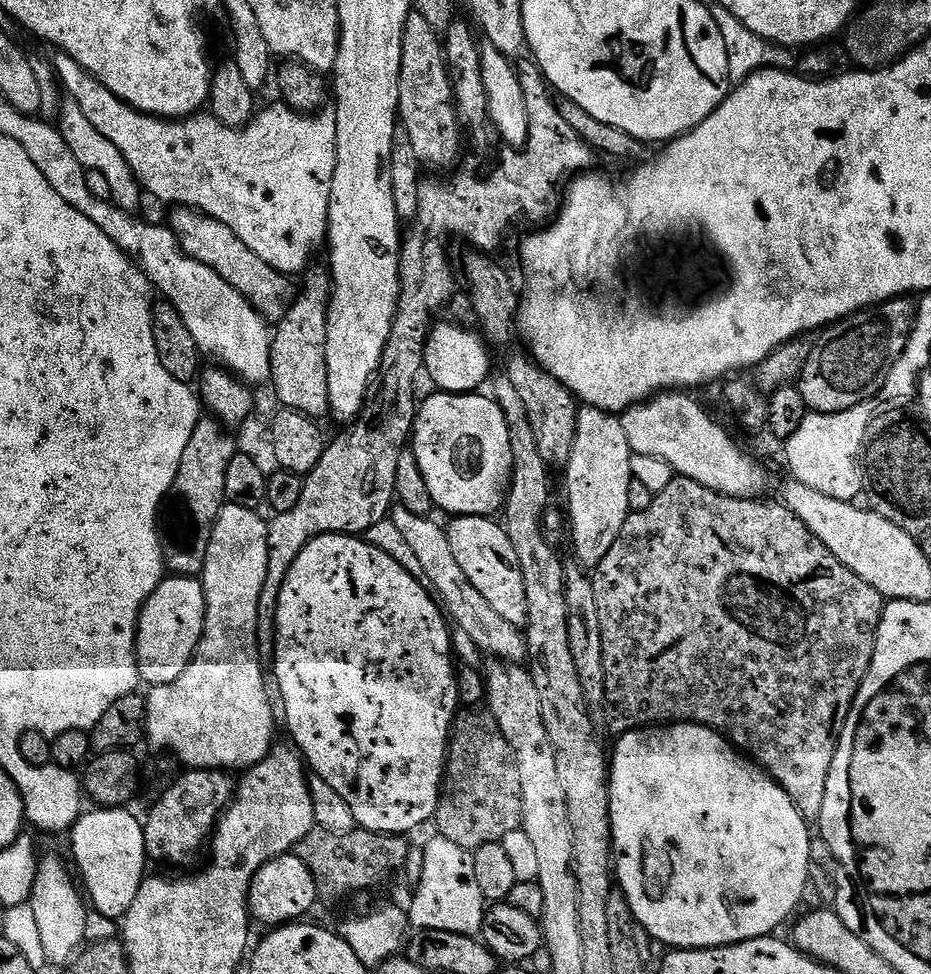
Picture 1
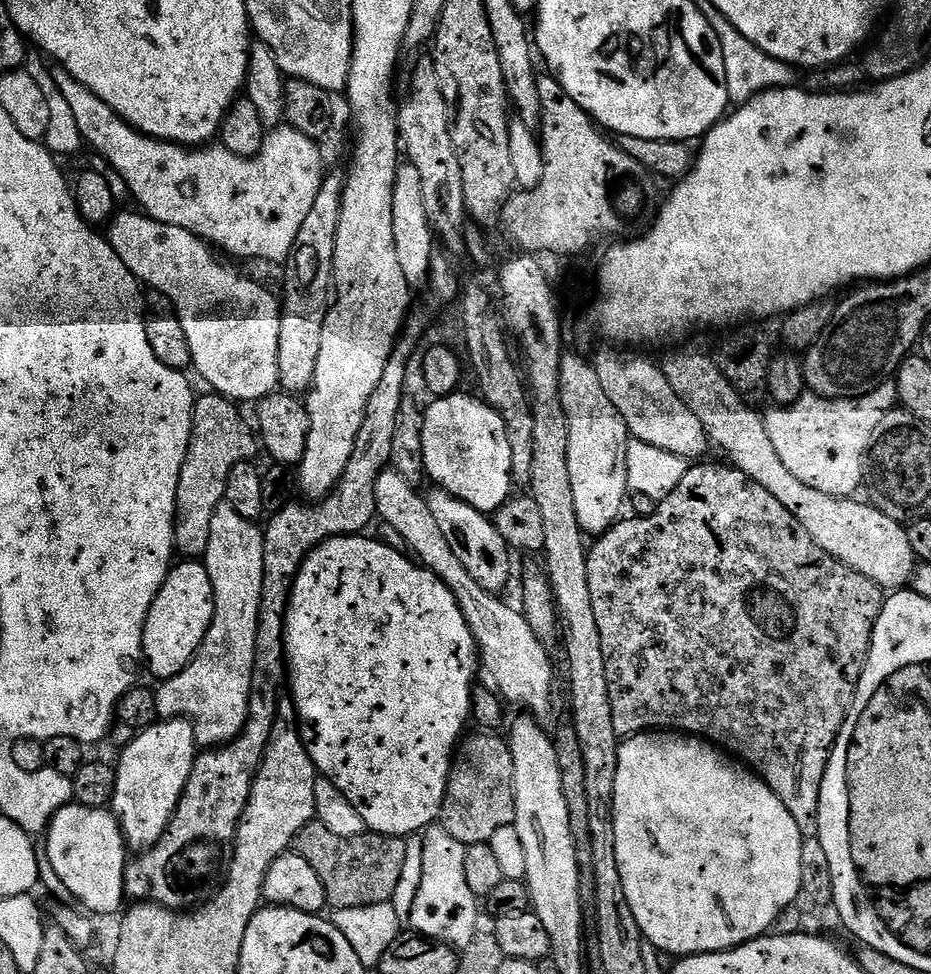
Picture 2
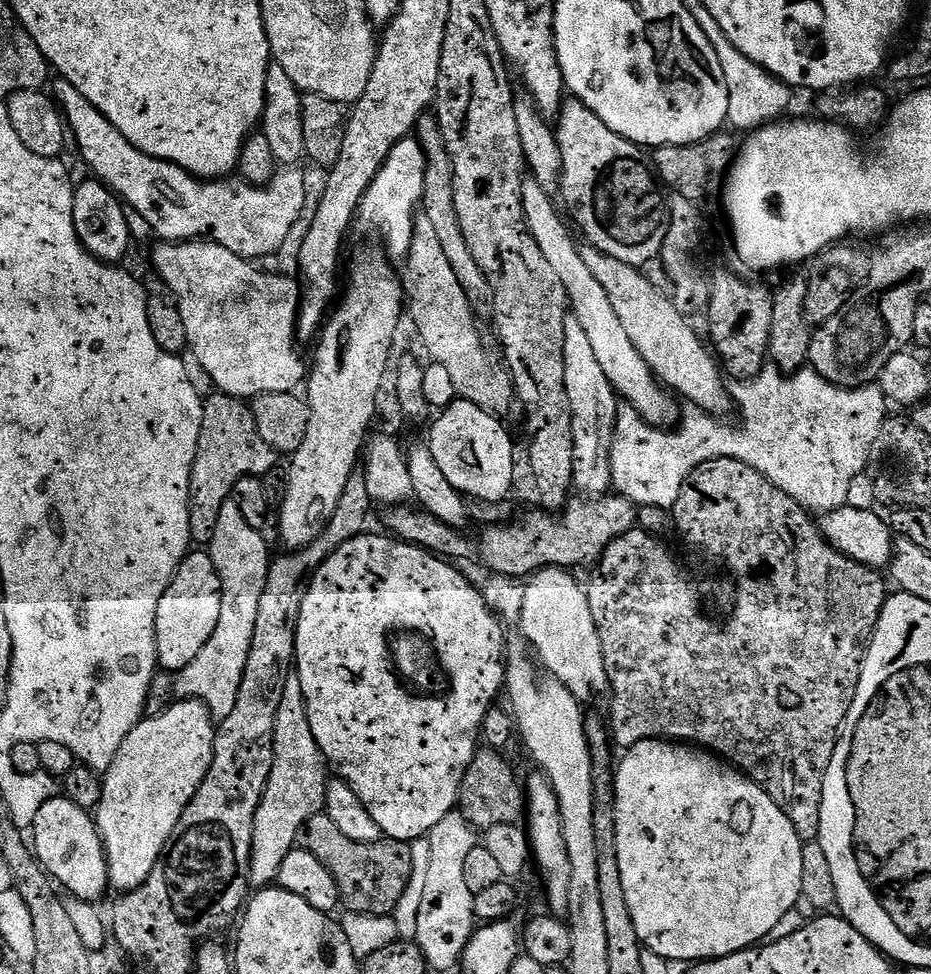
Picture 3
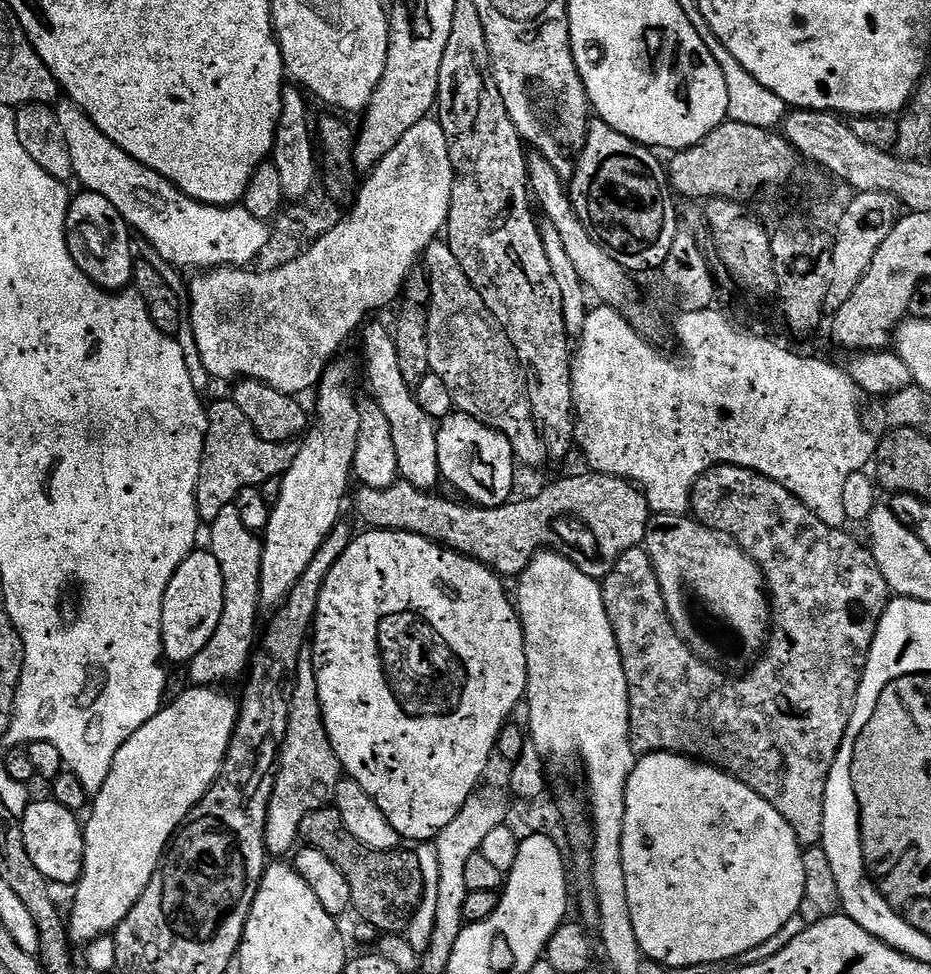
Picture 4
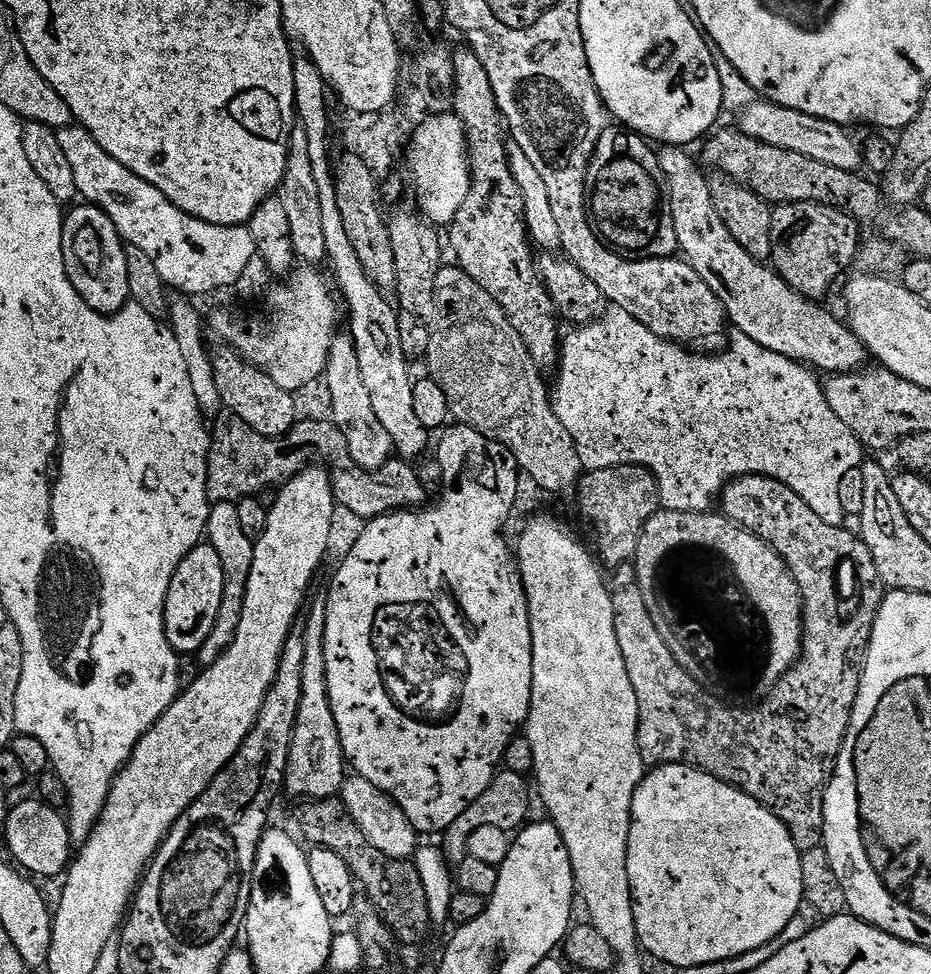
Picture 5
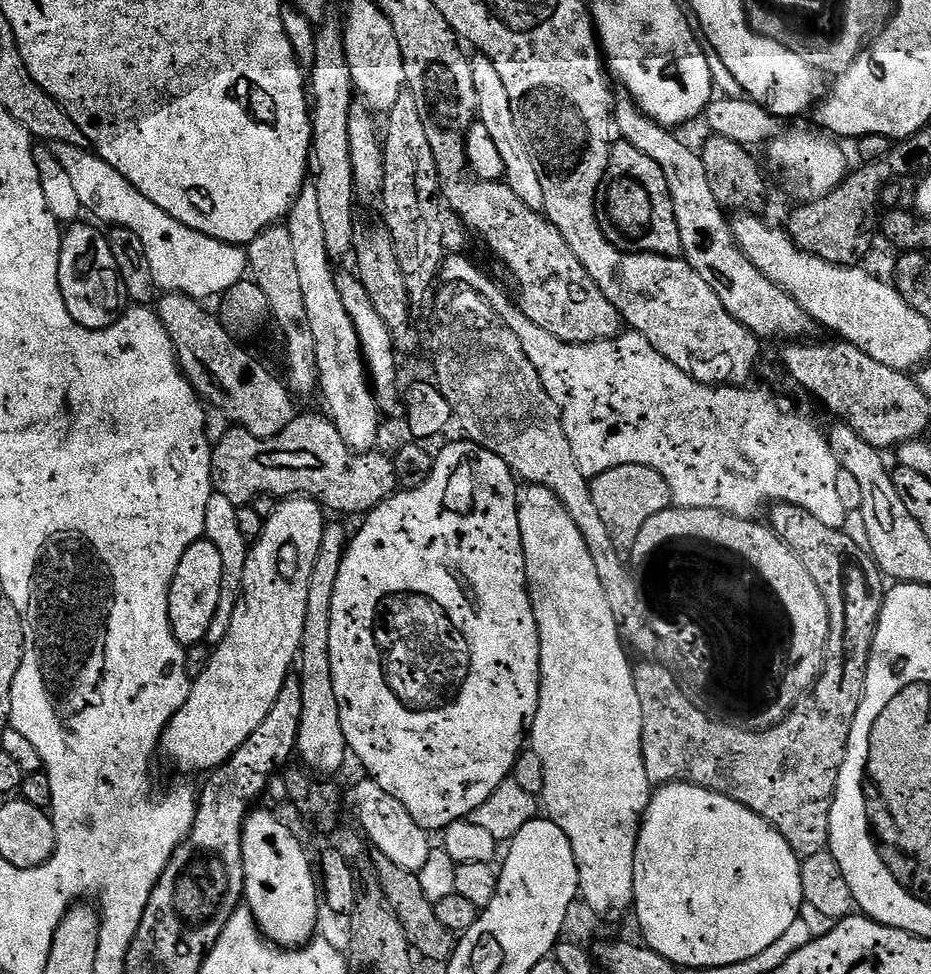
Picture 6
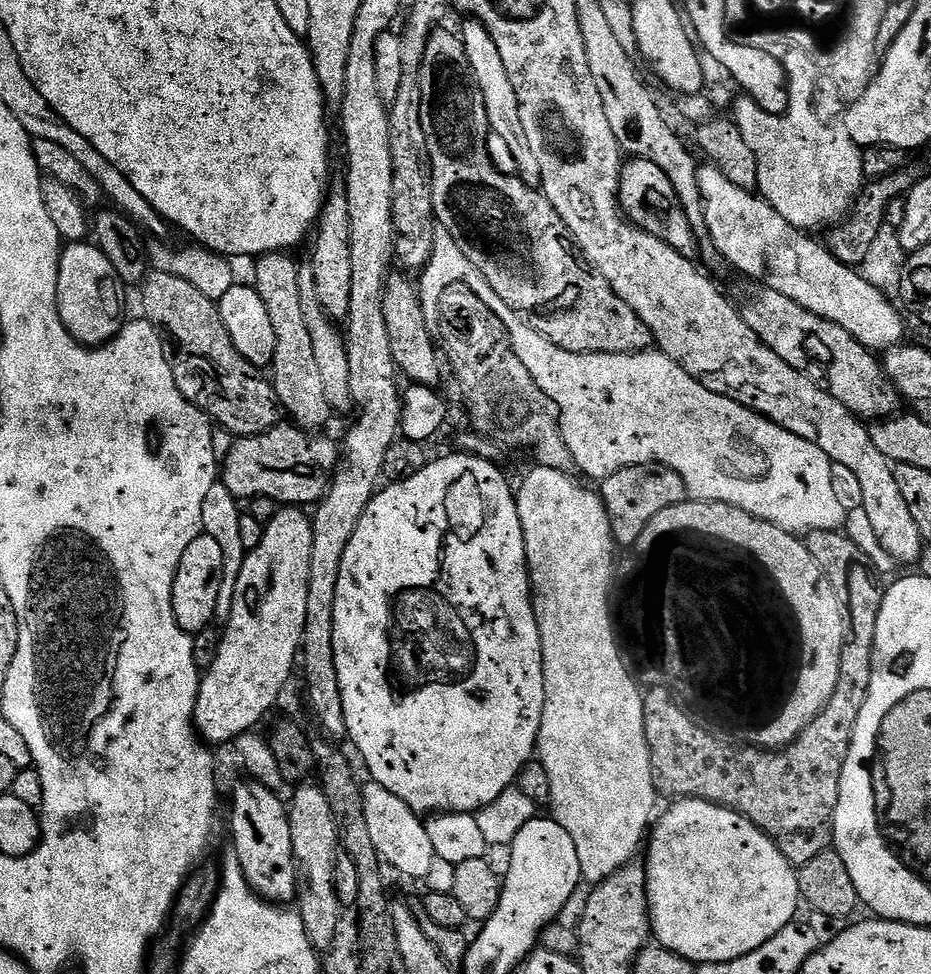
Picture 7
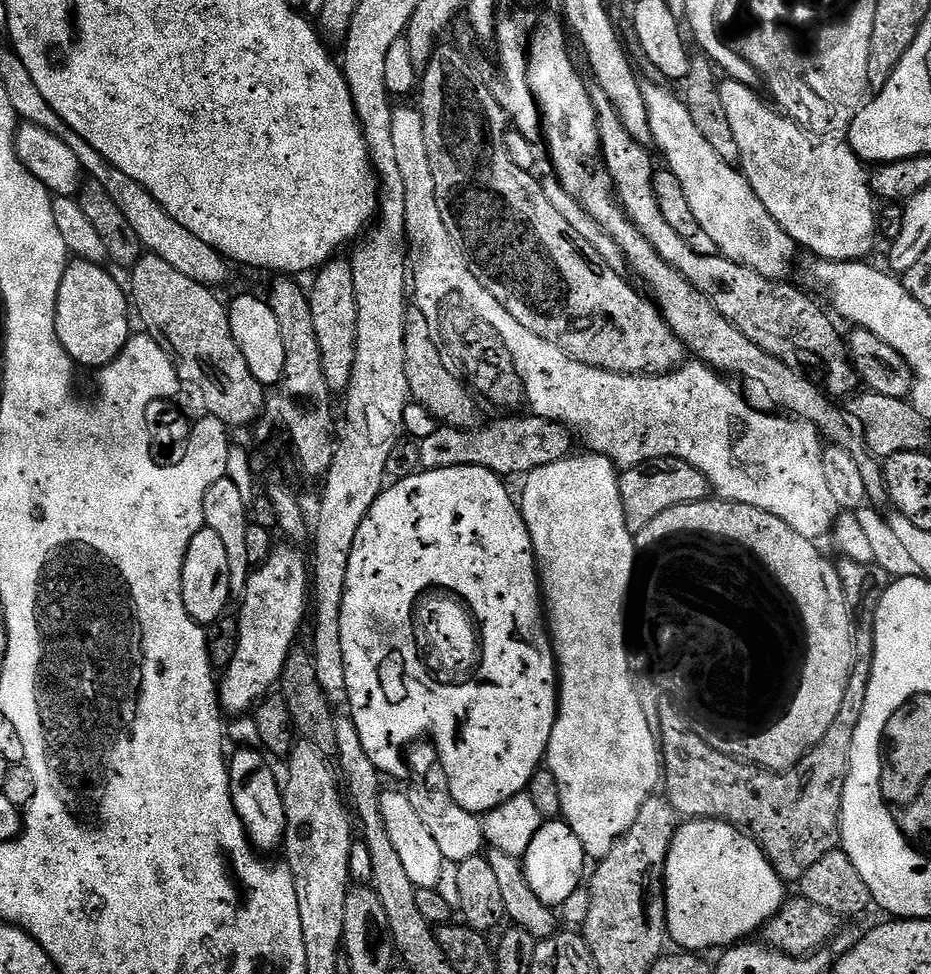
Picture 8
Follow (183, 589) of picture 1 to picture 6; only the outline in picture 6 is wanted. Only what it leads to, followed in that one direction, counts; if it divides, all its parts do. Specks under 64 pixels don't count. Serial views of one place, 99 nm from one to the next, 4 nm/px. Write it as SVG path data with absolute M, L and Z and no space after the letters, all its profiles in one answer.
M206 538L195 540L182 554L182 562L178 562L178 570L174 570L174 582L170 586L168 599L168 617L174 638L190 649L203 644L208 639L210 622L214 622L214 614L218 611L218 598L222 594L222 554L218 554L218 546Z

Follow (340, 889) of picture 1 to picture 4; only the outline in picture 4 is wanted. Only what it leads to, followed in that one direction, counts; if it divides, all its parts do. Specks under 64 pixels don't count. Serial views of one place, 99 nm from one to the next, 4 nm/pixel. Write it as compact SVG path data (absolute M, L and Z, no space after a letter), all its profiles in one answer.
M334 806L306 814L306 818L302 818L300 840L309 848L322 850L322 854L326 854L326 858L330 858L330 862L342 870L350 886L352 908L365 925L373 926L380 934L407 933L424 894L422 871L415 851L379 852L362 846L362 842L358 842L358 838L346 830L346 822L342 822L342 814L338 814Z

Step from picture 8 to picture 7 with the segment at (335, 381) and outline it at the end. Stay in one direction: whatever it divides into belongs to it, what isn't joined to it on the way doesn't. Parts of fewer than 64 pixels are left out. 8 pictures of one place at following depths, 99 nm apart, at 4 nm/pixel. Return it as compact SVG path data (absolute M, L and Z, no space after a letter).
M343 179L331 181L326 193L324 209L320 211L318 231L315 236L316 245L312 248L313 258L310 260L310 266L314 270L316 297L329 320L333 322L347 321L350 310L351 277L350 202L348 201L348 189Z

